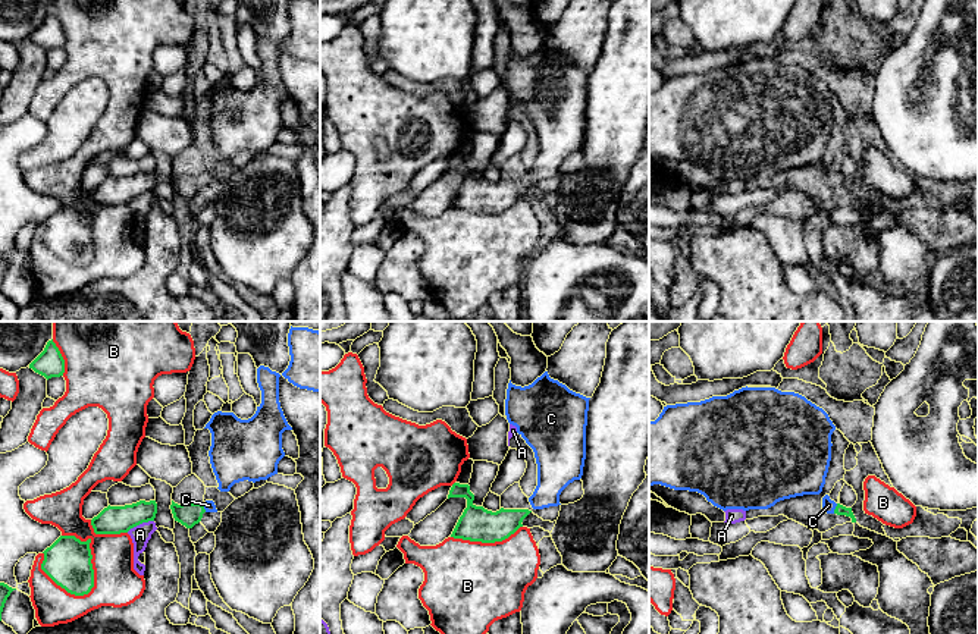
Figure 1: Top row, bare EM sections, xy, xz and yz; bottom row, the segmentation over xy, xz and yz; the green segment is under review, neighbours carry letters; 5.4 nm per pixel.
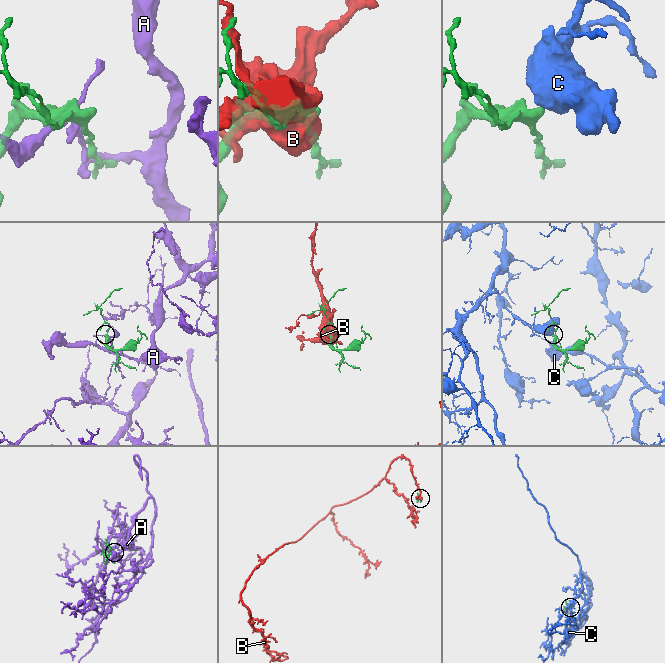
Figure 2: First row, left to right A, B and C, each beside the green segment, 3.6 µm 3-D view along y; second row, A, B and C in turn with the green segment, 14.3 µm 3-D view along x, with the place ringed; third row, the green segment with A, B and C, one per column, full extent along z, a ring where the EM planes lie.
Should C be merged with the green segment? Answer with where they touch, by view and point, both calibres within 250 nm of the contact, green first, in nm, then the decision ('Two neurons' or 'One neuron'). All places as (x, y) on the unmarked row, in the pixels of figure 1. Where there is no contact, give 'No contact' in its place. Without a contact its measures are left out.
Touches green at yz (836, 179). Thickness 60 nm (green) against 70 nm. One neuron

